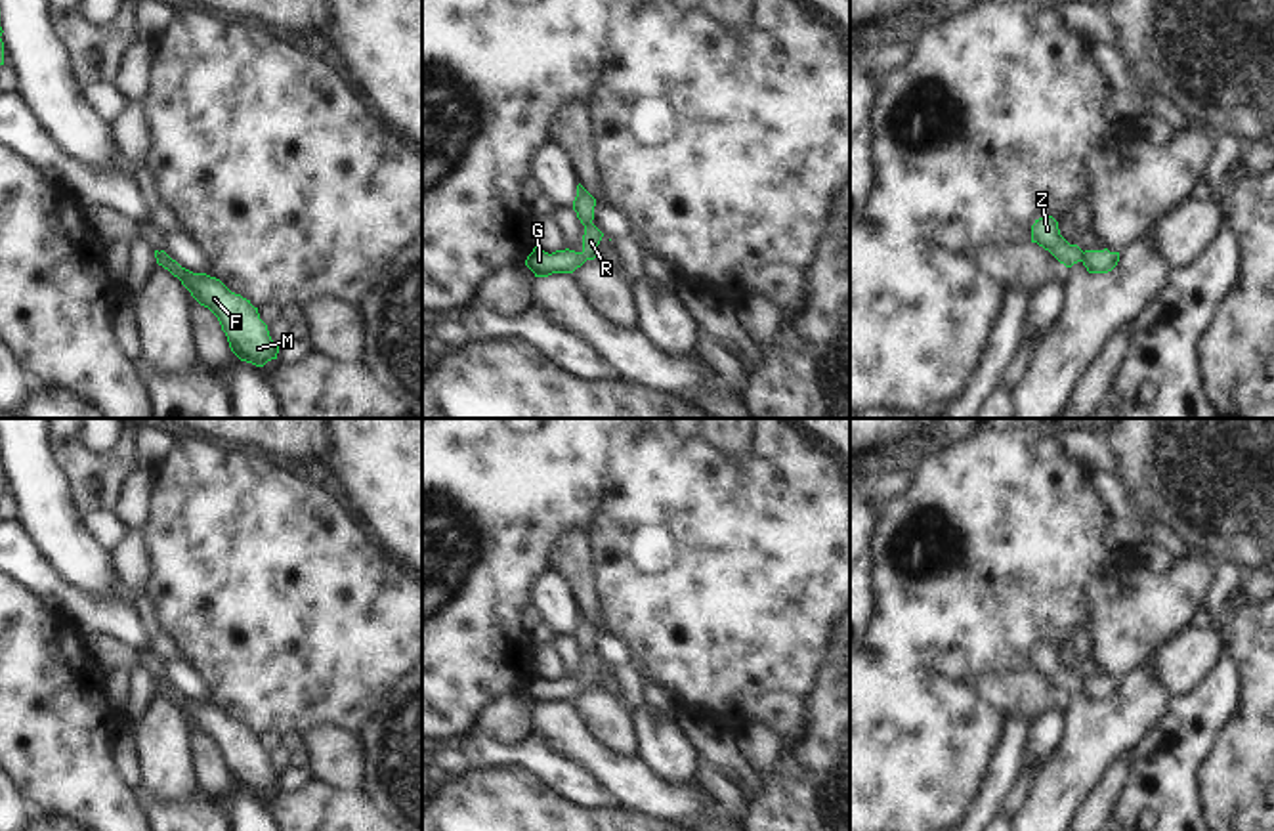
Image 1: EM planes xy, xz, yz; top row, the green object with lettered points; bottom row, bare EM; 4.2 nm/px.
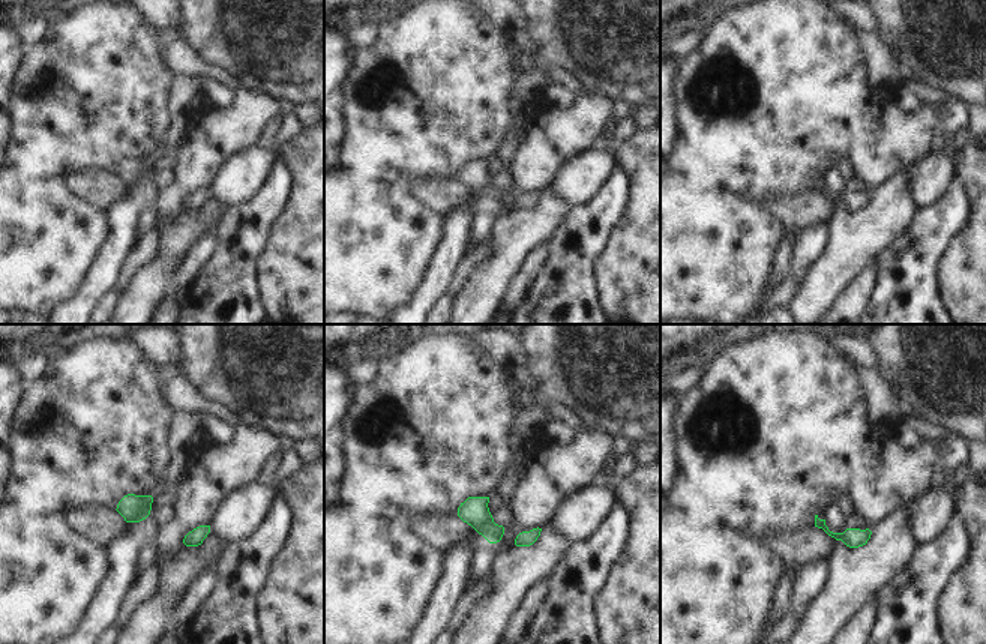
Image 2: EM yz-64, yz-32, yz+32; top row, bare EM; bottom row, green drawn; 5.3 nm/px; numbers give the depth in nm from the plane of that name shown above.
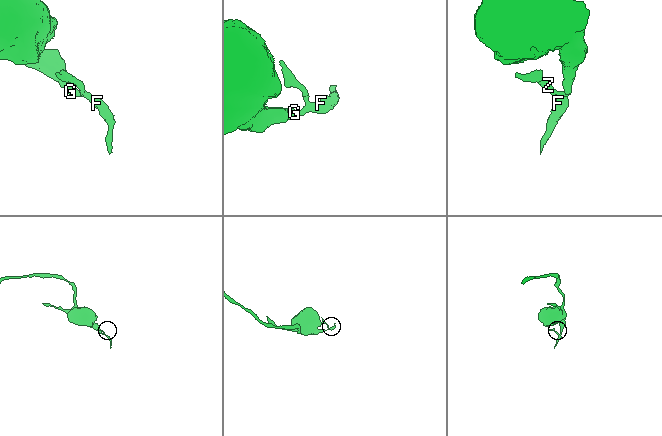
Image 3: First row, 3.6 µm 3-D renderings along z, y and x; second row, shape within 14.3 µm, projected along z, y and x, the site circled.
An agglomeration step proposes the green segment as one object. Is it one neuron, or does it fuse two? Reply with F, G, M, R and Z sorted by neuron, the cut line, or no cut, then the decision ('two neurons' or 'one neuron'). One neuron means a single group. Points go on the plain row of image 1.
F G M R / Z; cut in yz along (1085, 681), (1082, 688); two neurons

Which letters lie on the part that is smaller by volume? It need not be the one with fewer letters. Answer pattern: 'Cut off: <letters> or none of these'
Cut off: Z

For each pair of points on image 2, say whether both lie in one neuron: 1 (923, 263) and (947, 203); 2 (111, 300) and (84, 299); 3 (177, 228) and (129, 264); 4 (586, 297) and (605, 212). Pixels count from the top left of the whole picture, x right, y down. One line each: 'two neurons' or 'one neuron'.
1: one neuron
2: two neurons
3: two neurons
4: one neuron

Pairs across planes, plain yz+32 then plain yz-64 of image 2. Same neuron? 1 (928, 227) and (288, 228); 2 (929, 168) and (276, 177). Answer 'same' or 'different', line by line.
1: different
2: different

